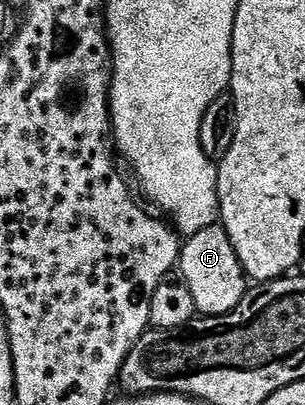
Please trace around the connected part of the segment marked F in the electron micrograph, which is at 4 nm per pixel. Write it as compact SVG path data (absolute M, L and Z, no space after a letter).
M221 225L208 229L200 229L200 233L189 236L180 247L180 275L181 282L192 293L195 312L199 316L223 315L246 296L248 290L248 276L240 265L232 243L228 241L228 233Z

